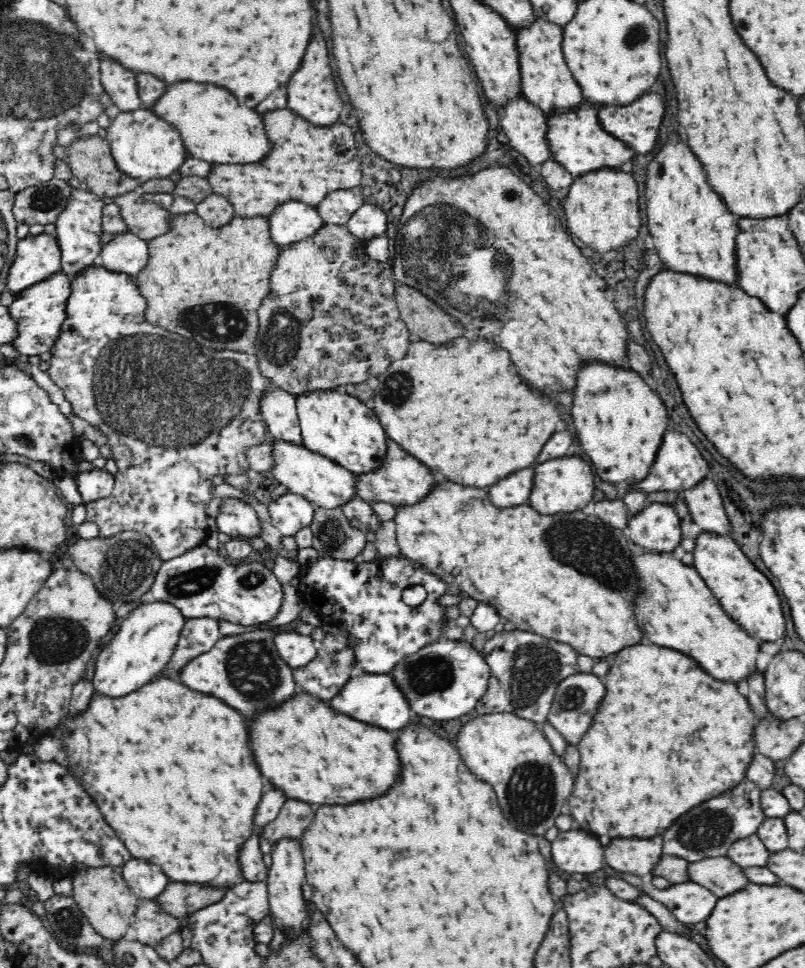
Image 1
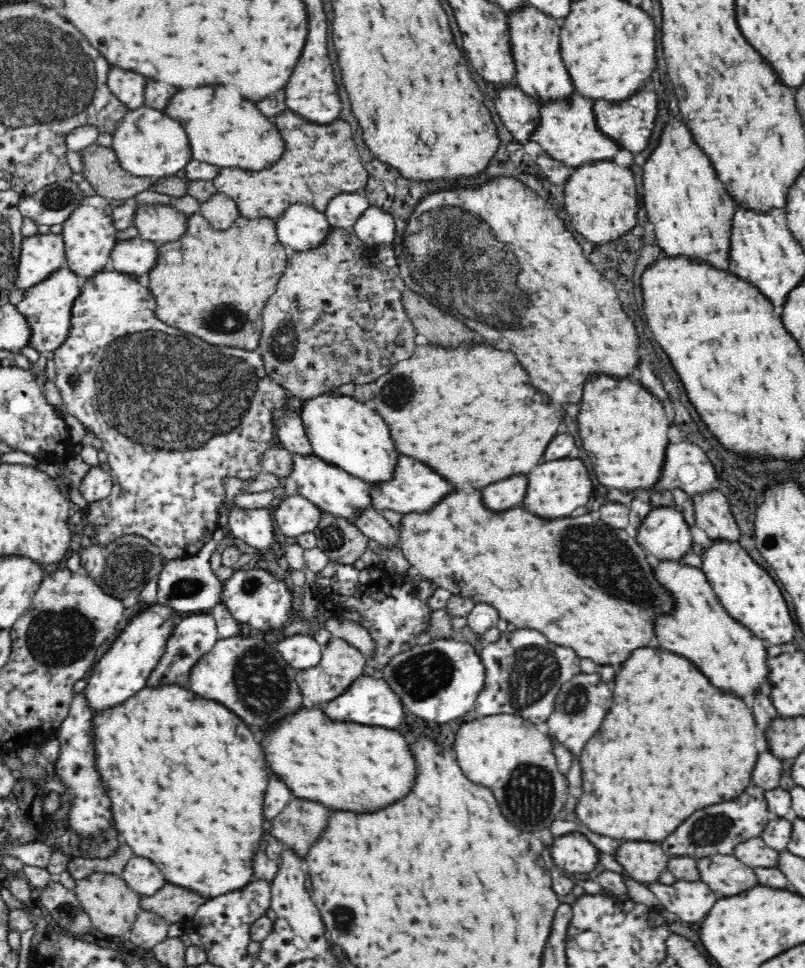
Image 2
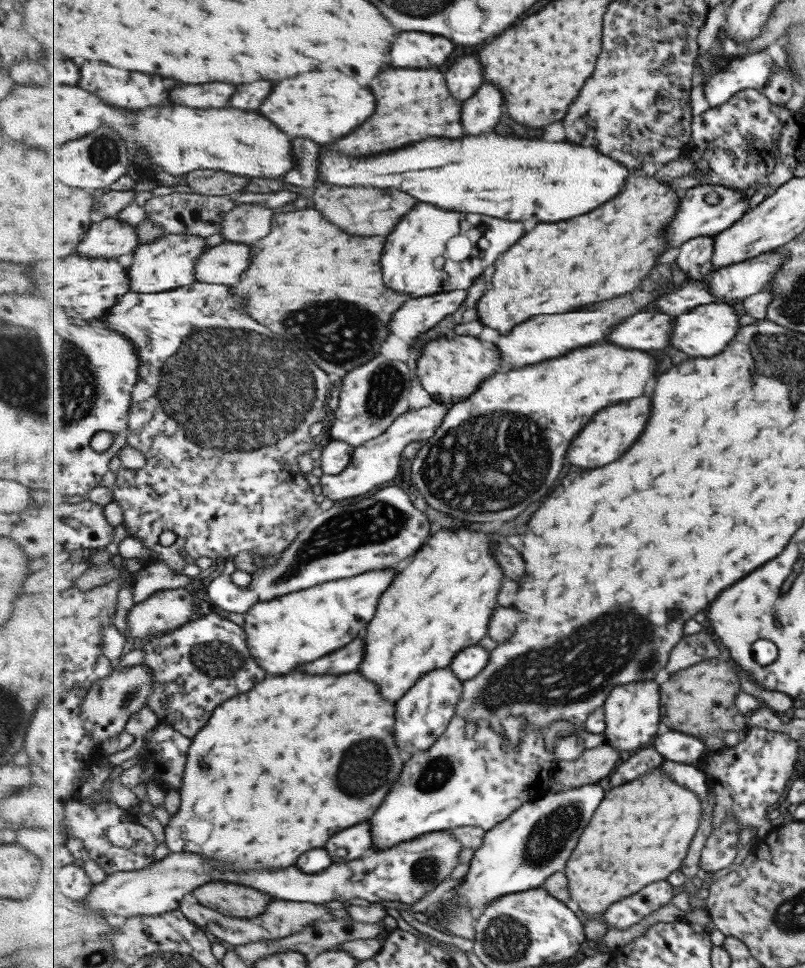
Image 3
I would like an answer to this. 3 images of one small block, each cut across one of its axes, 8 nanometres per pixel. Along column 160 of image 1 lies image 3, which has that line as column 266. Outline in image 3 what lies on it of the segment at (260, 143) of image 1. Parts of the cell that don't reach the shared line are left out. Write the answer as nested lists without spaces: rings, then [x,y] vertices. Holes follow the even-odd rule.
[[[316,70],[312,74],[302,74],[300,78],[280,82],[274,88],[272,98],[268,98],[260,110],[264,110],[264,114],[287,131],[293,140],[312,139],[321,145],[329,145],[328,142],[336,142],[352,134],[370,116],[374,116],[376,108],[378,100],[374,92],[360,86],[352,76],[346,76],[340,70]]]

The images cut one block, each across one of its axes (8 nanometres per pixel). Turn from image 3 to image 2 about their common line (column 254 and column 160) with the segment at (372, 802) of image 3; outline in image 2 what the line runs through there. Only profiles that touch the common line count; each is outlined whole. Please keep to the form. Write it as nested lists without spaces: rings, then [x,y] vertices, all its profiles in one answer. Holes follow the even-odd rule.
[[[164,686],[158,690],[144,688],[121,707],[112,710],[112,712],[106,712],[104,716],[94,716],[93,721],[97,734],[98,769],[109,788],[113,802],[112,810],[122,840],[132,847],[136,856],[150,858],[154,864],[158,864],[158,868],[164,872],[168,882],[182,886],[182,888],[188,888],[188,890],[194,890],[202,898],[213,899],[220,897],[220,894],[226,894],[226,892],[238,892],[238,888],[241,892],[252,881],[256,881],[254,880],[254,858],[256,858],[256,852],[262,844],[262,832],[264,832],[264,822],[266,822],[264,792],[268,786],[270,768],[266,764],[266,758],[264,758],[260,744],[256,744],[254,734],[236,714],[232,714],[230,710],[226,710],[224,706],[220,706],[216,702],[206,702],[204,698],[200,698],[191,690]]]

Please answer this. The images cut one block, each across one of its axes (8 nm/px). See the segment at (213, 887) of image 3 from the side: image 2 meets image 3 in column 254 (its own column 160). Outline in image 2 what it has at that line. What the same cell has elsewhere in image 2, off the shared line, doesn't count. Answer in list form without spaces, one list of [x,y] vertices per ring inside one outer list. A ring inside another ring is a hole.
[[[164,884],[154,896],[141,896],[139,906],[144,910],[157,914],[170,923],[182,923],[186,918],[194,916],[197,908],[204,902],[196,894],[188,890],[178,890],[174,884]]]

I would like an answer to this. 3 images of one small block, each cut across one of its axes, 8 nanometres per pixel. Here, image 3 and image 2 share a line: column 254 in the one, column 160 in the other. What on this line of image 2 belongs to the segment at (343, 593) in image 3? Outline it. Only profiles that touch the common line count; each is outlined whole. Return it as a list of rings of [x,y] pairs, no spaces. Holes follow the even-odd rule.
[[[154,605],[147,611],[133,617],[130,626],[118,636],[118,641],[110,648],[110,652],[91,670],[86,679],[86,688],[82,693],[83,704],[93,716],[104,716],[106,712],[121,707],[146,687],[150,670],[156,666],[165,650],[165,643],[171,634],[177,619],[172,609]]]

